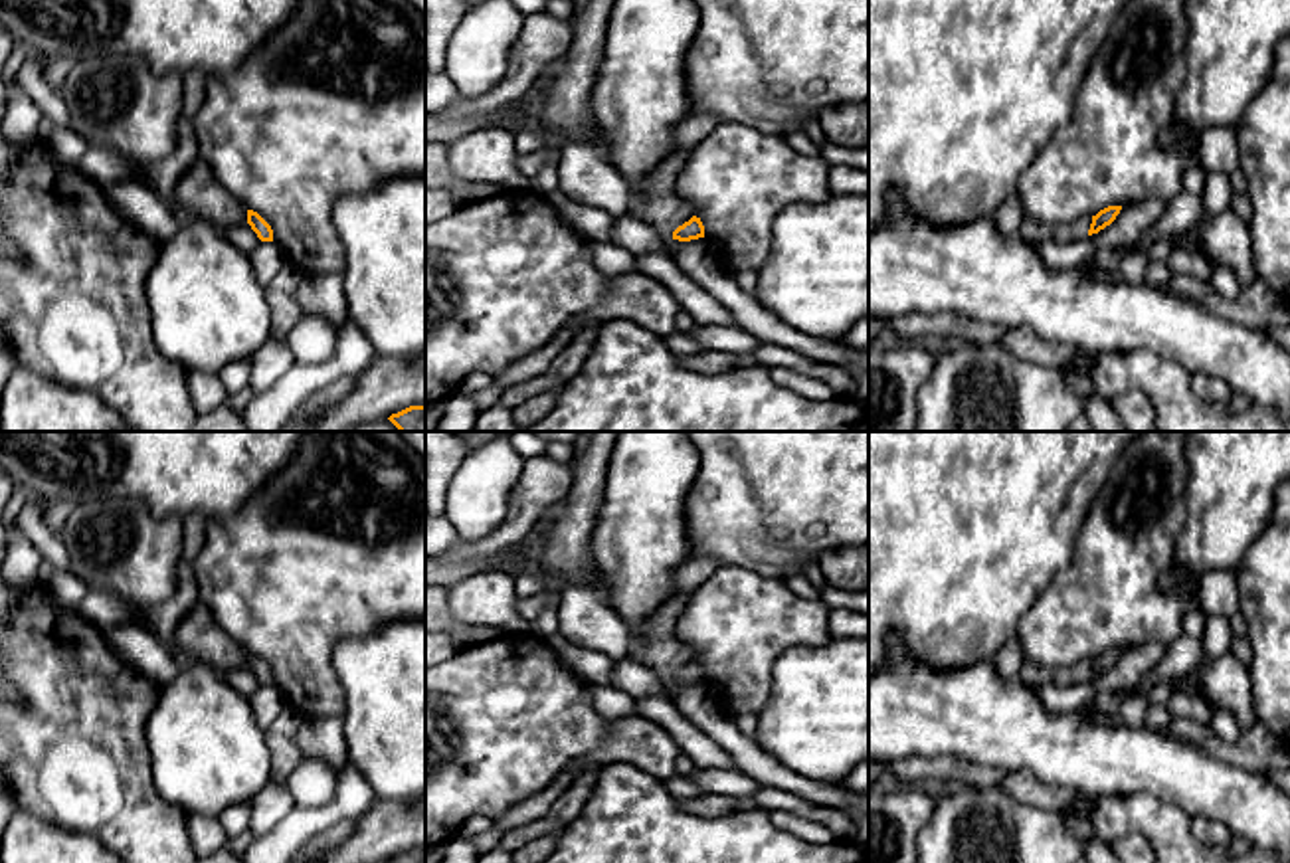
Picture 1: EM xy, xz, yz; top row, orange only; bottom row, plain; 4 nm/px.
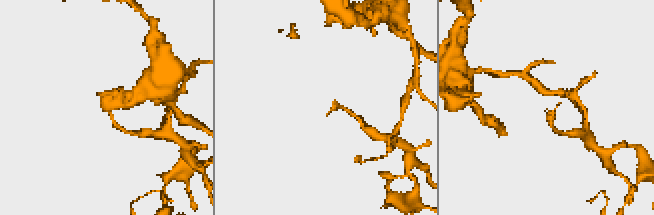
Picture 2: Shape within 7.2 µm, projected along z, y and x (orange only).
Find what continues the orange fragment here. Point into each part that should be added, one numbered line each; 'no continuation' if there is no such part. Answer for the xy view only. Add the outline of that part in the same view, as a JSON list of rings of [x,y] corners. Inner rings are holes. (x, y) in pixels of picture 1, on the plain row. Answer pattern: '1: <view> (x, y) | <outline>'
1: xy (200, 634) | [[[196,602],[174,631],[176,643],[220,673],[247,665],[247,653],[224,631],[204,602]]]

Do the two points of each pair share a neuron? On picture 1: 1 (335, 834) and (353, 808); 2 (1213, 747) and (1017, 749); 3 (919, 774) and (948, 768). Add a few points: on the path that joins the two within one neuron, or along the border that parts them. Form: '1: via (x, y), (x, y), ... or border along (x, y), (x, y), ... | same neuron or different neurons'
1: border along (353, 820), (333, 824), (307, 842) | different neurons
2: border along (1168, 729), (1176, 739), (1186, 739), (1217, 759) | different neurons
3: via (926, 768), (940, 768) | same neuron

